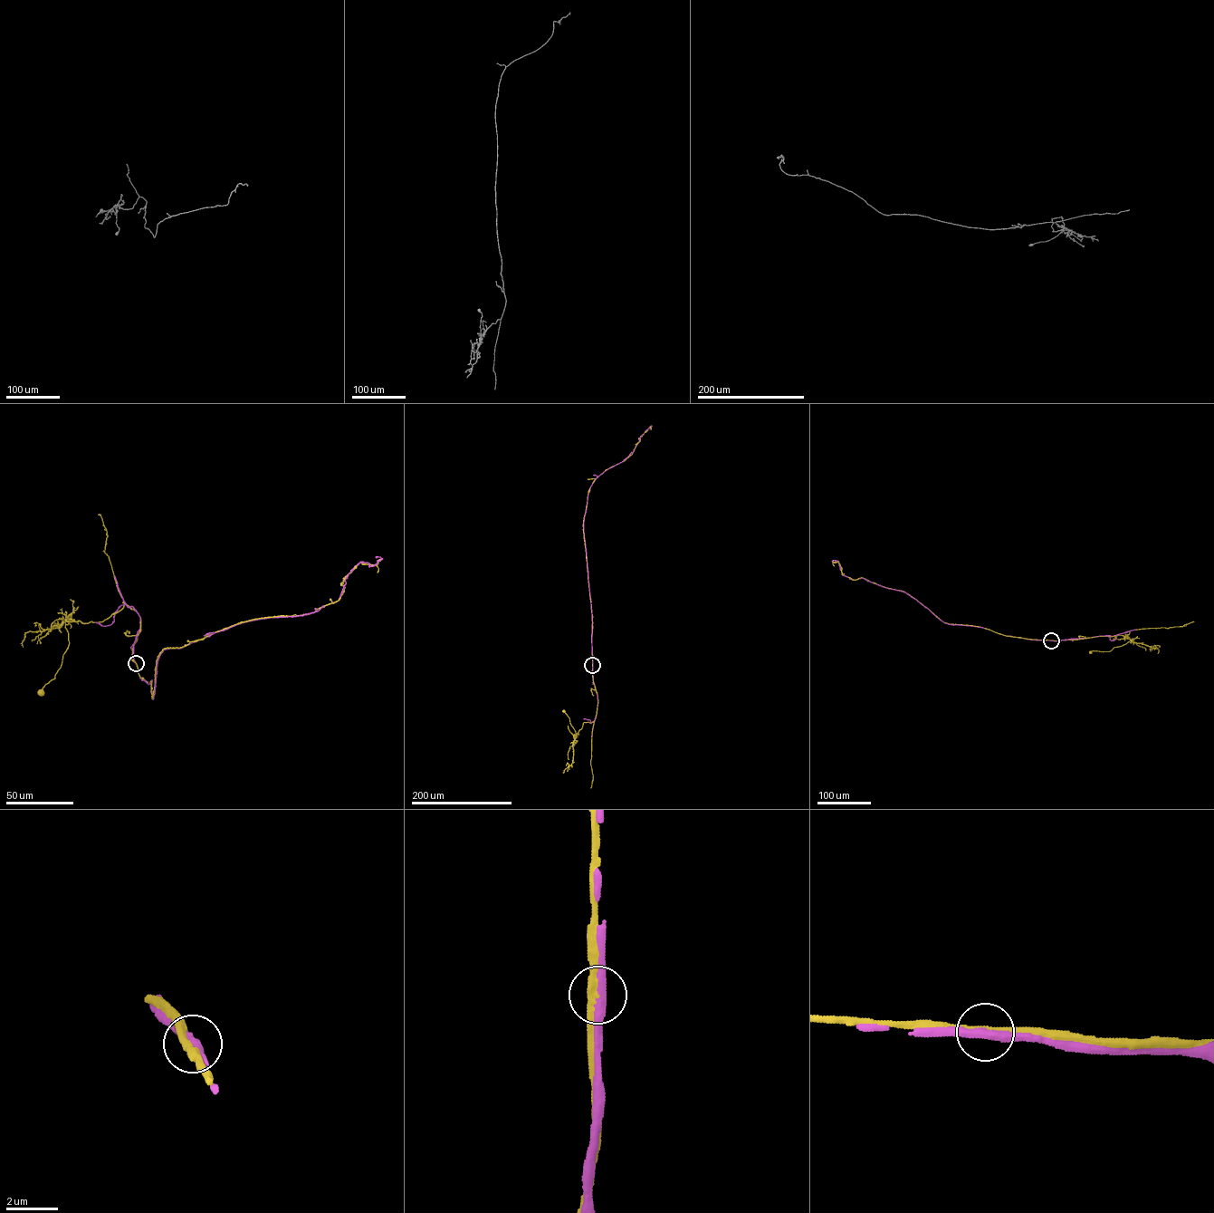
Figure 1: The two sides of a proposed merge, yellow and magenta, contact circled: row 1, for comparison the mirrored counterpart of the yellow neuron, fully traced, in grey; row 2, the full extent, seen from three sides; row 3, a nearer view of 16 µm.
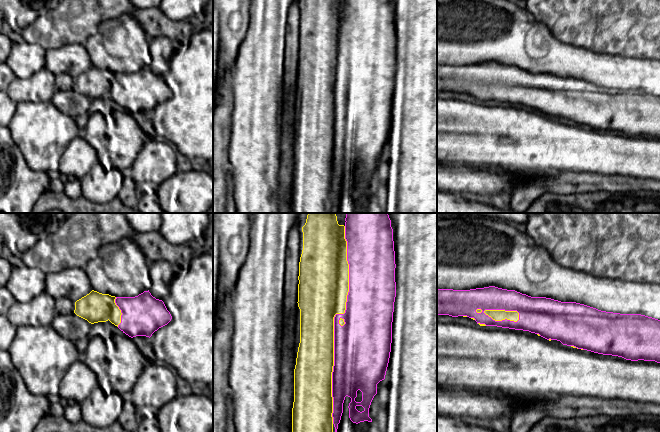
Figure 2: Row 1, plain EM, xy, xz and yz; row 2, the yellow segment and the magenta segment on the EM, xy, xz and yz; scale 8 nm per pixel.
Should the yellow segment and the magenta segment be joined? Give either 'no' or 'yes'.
no

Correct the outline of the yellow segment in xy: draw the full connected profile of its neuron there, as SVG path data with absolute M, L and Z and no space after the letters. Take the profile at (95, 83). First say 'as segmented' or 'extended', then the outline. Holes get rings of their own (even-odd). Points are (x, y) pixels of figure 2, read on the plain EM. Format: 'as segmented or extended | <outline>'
as segmented | M92 66L75 78L74 89L91 100L109 96L118 103L121 99L122 89L116 81L115 75L115 72Z

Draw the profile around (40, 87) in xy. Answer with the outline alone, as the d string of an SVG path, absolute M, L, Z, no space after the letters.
M43 68L29 78L16 77L10 84L6 93L16 103L51 101L57 91L56 75L47 68Z

